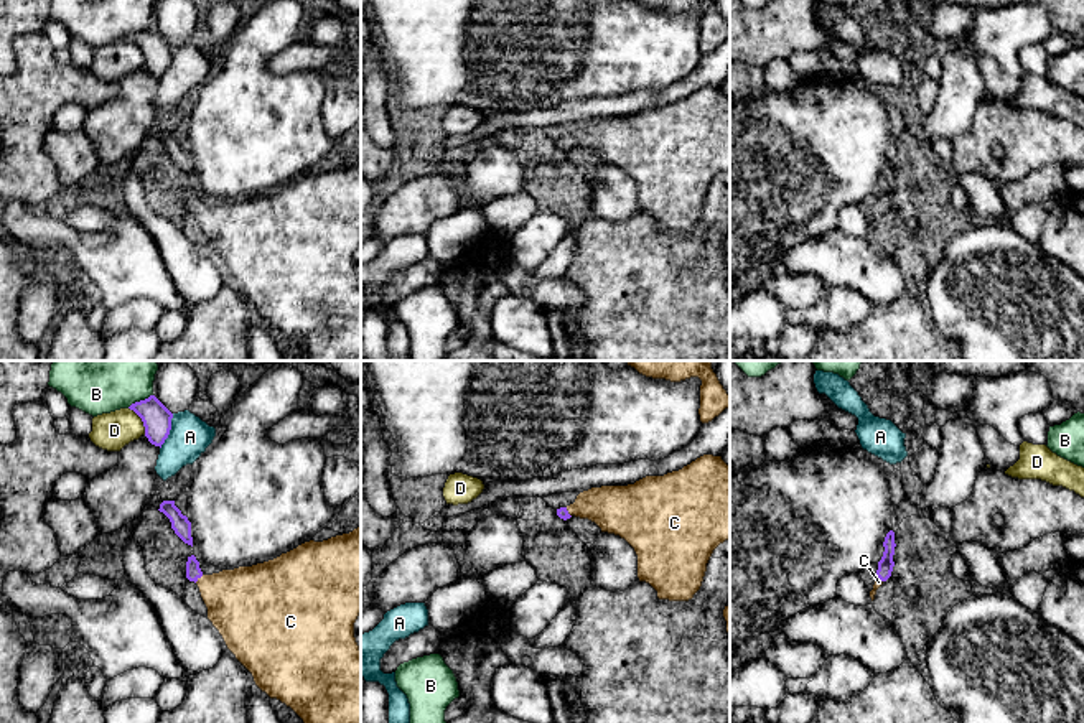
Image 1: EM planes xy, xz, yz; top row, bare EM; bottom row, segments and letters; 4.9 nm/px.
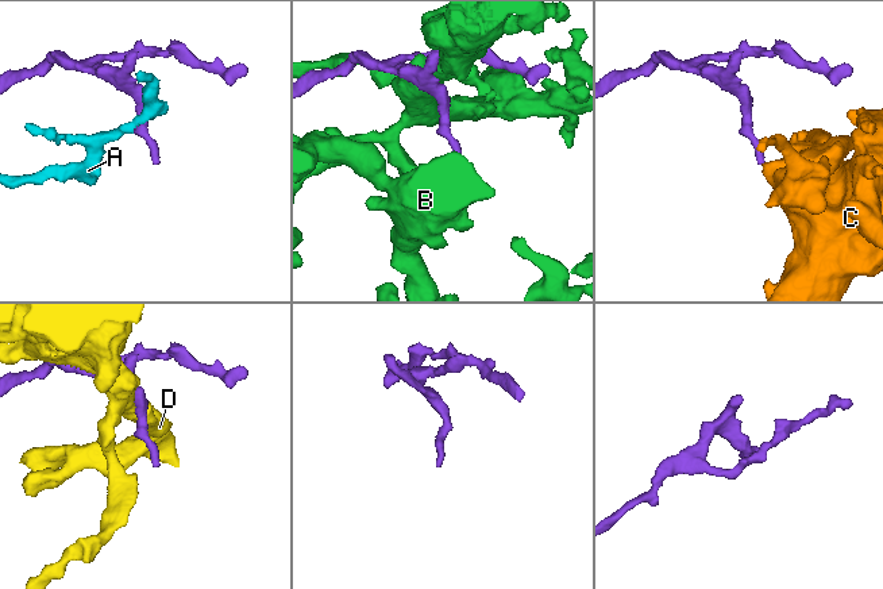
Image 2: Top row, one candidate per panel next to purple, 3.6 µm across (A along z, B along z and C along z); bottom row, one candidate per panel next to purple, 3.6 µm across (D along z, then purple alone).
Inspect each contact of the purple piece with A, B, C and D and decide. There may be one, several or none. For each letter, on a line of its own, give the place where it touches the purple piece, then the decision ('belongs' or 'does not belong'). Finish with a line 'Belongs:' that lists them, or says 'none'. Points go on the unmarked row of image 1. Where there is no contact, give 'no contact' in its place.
A: xy (168, 63) | does not belong
B: xy (140, 32) | does not belong
C: xy (198, 208) | belongs
D: xy (142, 51) | does not belong
Belongs: C

